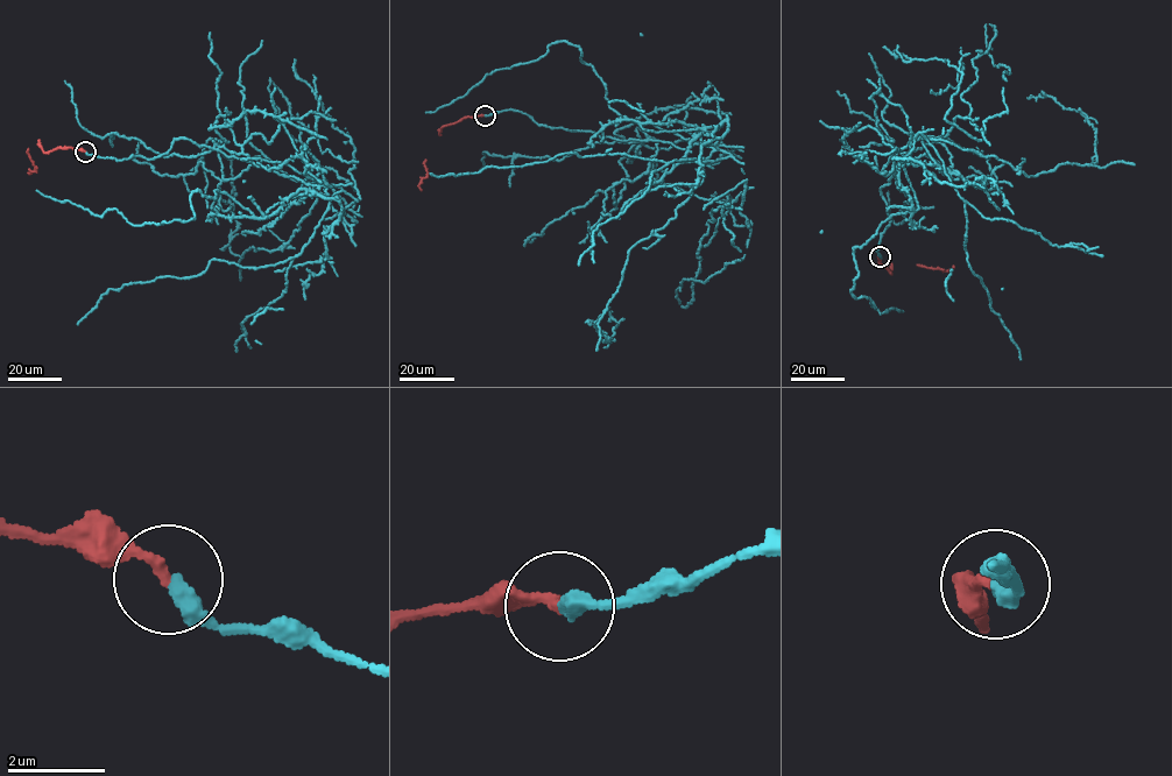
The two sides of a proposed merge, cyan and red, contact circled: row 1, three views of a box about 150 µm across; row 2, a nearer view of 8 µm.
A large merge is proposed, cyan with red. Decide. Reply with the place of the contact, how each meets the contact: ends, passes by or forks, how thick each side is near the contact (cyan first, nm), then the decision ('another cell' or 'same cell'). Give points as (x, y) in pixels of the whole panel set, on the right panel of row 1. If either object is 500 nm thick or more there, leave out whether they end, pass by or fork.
place (880, 256); cyan ends; red ends; calibres 360 and 200 nm; same cell

